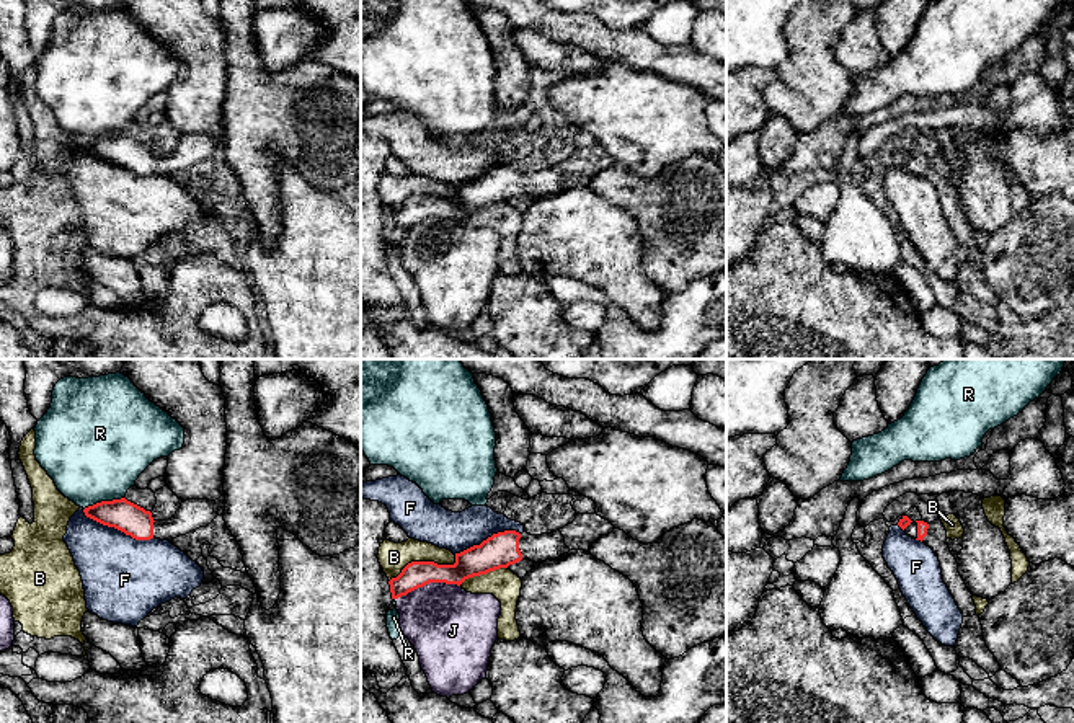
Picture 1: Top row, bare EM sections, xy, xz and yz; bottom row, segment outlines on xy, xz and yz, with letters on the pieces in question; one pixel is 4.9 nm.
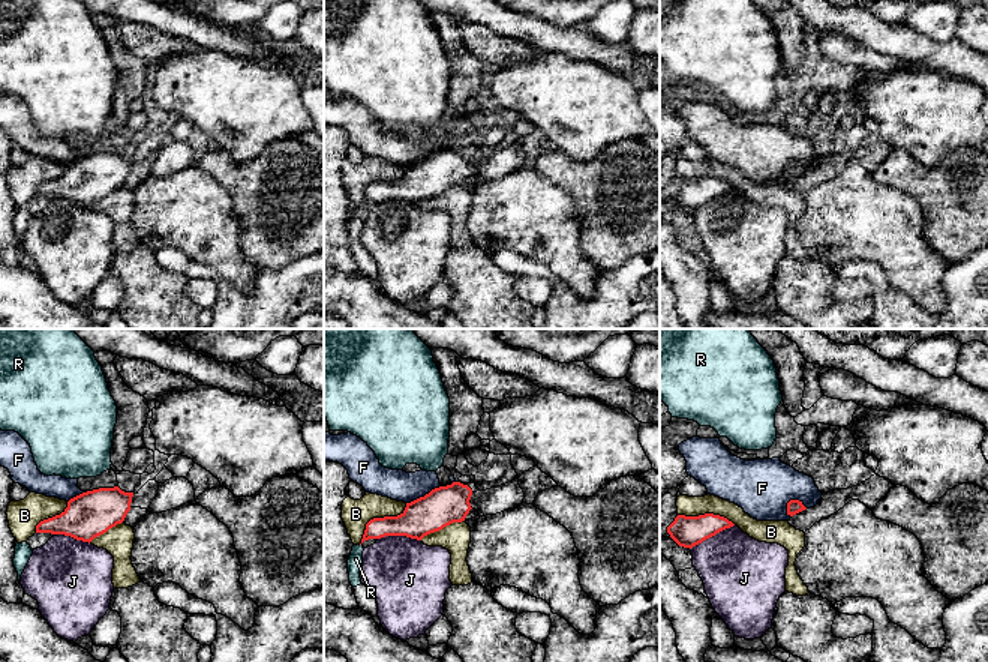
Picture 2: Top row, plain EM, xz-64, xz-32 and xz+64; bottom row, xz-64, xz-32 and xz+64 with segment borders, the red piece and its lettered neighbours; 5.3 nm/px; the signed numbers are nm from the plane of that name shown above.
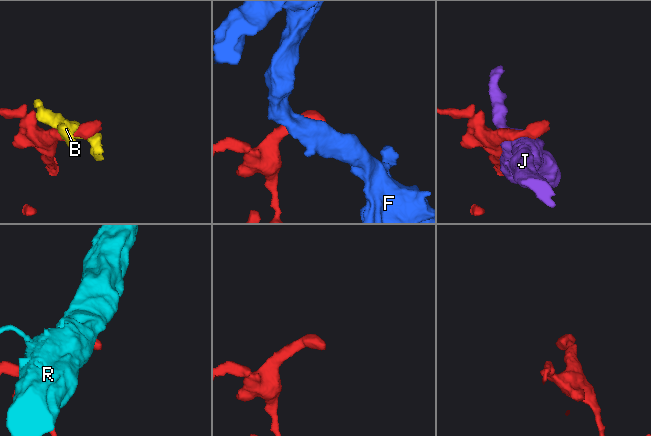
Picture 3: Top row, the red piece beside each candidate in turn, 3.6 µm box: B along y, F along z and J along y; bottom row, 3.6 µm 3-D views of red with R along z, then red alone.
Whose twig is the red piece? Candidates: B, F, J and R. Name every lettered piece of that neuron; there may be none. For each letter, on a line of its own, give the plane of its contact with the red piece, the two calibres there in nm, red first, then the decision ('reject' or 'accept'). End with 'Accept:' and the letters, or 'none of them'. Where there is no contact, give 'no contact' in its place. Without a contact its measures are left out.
B: xz | 140/140 nm | reject
F: xy | 150/400 nm | reject
J: xz | 140/400 nm | reject
R: xy | 150/480 nm | reject
Accept: none of them

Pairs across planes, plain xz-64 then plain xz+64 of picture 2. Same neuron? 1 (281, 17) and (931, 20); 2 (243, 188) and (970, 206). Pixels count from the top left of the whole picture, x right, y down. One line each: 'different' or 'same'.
1: same
2: same

